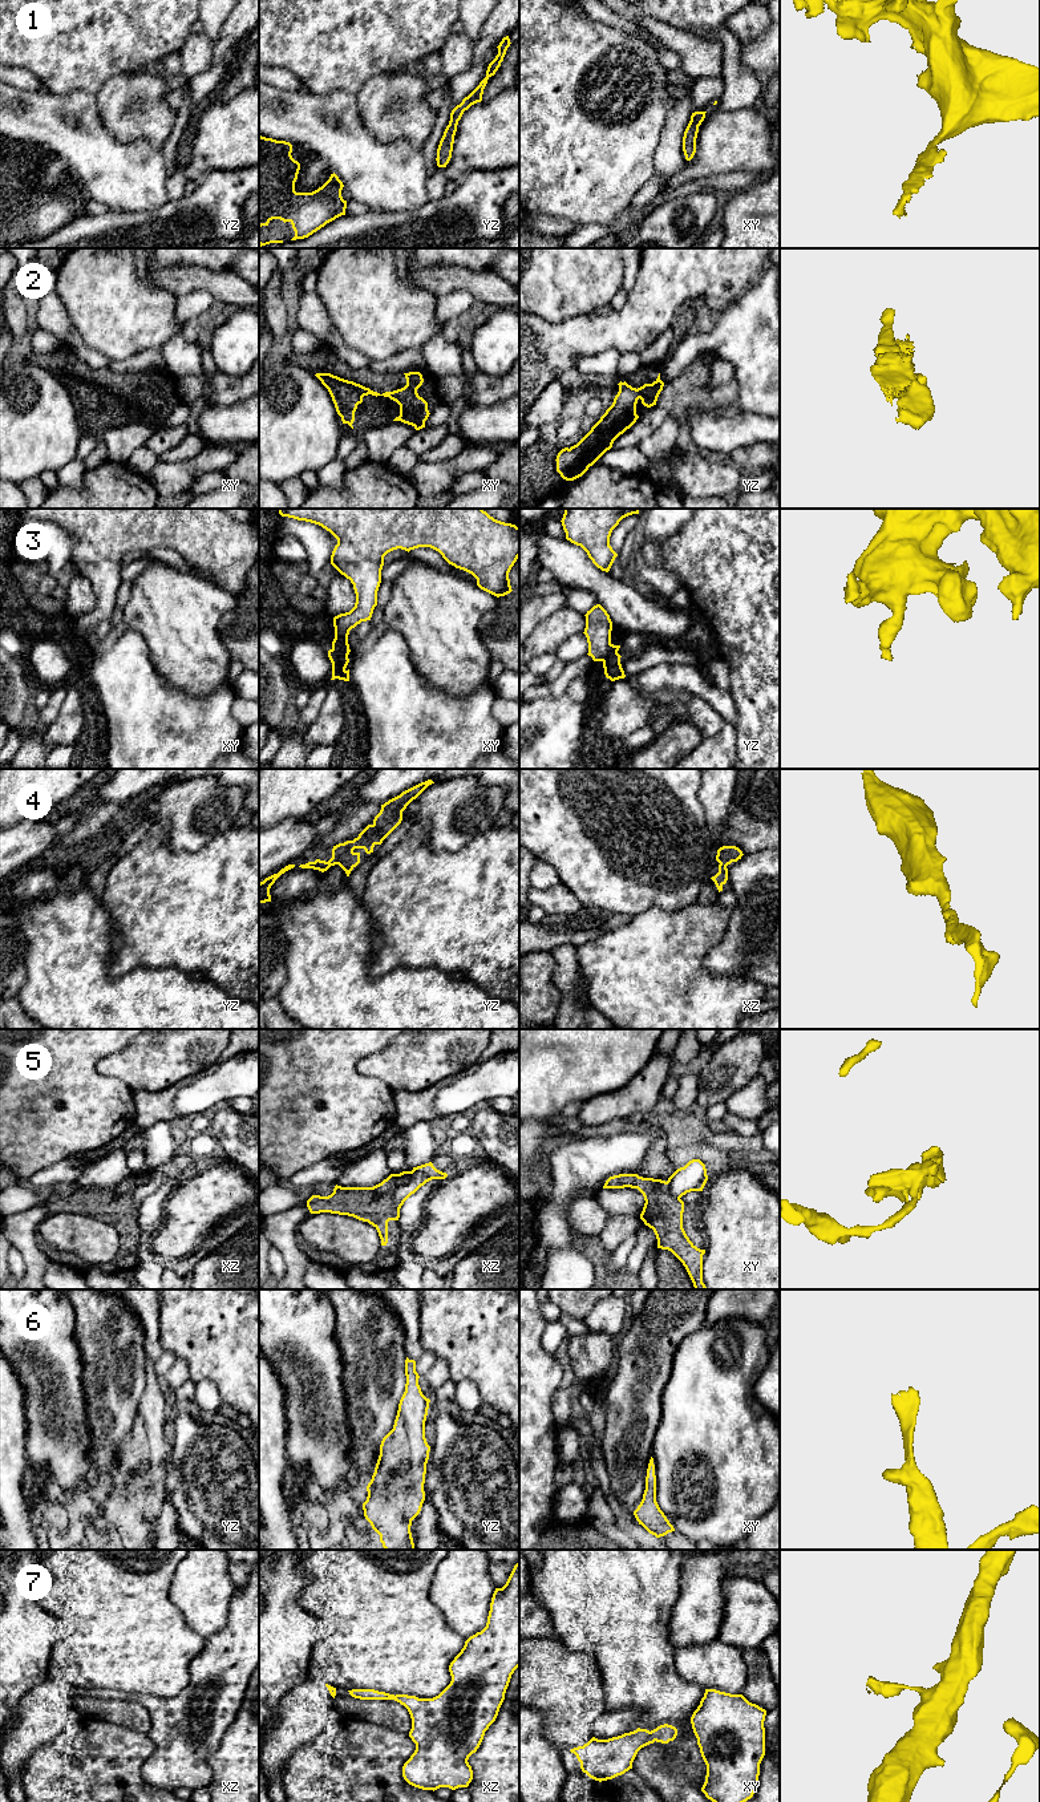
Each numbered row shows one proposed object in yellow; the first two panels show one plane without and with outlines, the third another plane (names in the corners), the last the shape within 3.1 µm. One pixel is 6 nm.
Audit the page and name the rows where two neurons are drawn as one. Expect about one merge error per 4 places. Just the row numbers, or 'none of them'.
3, 5

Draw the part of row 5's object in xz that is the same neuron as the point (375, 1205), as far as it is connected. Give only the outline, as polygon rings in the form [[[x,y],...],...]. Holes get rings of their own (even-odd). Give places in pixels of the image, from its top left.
[[[412,1171],[390,1174],[373,1187],[335,1186],[328,1196],[312,1195],[307,1200],[311,1214],[331,1212],[353,1216],[372,1224],[381,1239],[381,1246],[388,1243],[388,1222],[398,1220],[400,1208],[394,1204],[394,1192],[410,1182]]]

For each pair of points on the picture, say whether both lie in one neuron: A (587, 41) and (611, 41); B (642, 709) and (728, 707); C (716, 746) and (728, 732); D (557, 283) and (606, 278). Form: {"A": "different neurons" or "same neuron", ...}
{"A": "same neuron", "B": "different neurons", "C": "same neuron", "D": "same neuron"}

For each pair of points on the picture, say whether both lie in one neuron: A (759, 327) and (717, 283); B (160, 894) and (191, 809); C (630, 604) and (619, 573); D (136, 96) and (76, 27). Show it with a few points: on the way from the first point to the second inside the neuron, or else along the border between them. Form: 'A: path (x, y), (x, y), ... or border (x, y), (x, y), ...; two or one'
A: border (756, 279), (717, 315); two
B: border (156, 826), (173, 850), (206, 845); two
C: border (607, 573), (622, 582); two
D: border (148, 67), (140, 71), (112, 75), (94, 94); two

